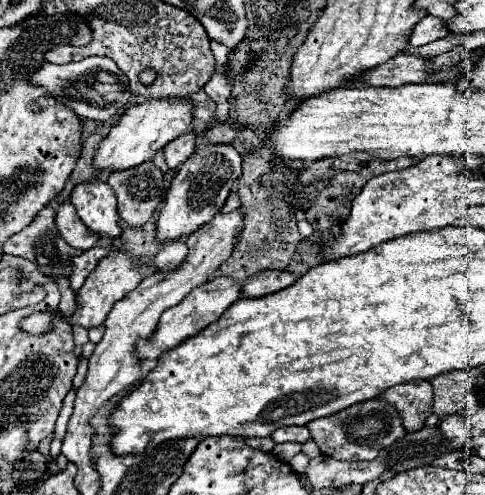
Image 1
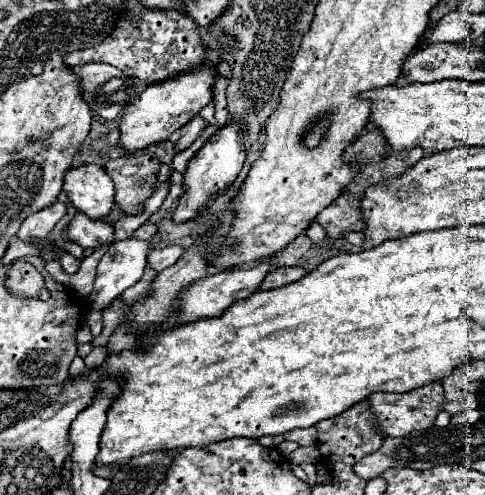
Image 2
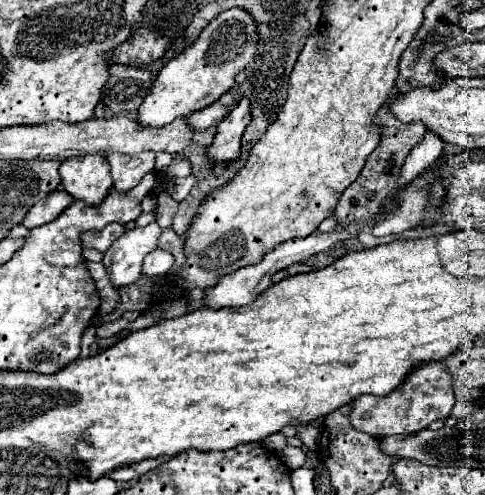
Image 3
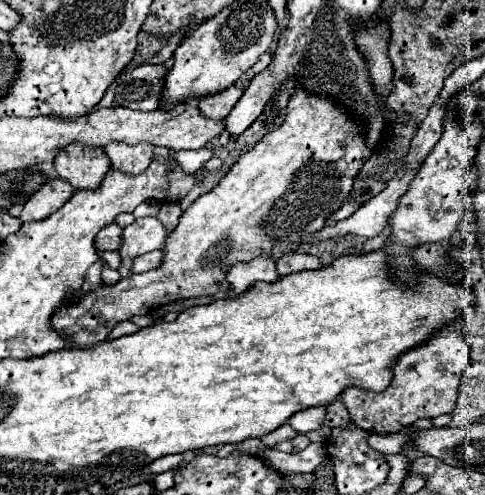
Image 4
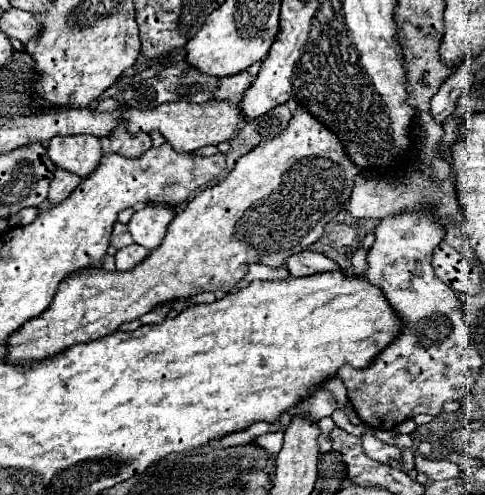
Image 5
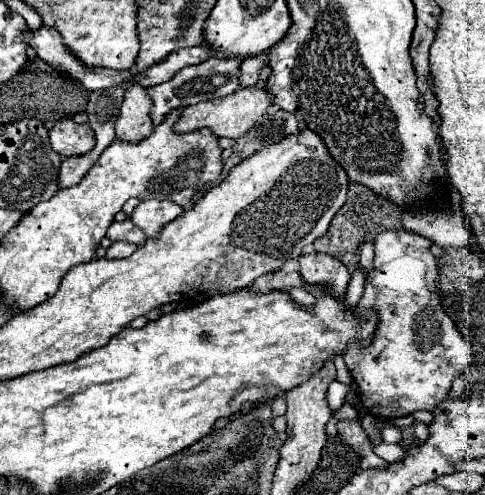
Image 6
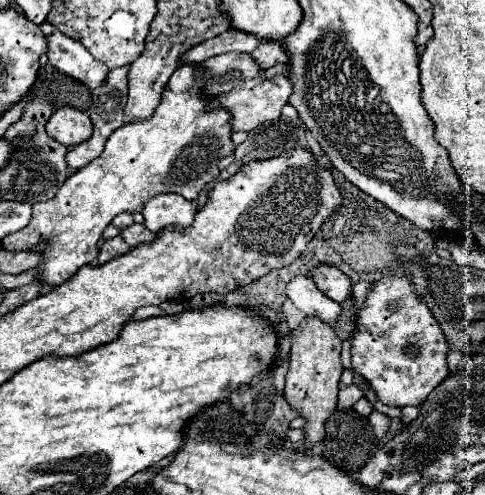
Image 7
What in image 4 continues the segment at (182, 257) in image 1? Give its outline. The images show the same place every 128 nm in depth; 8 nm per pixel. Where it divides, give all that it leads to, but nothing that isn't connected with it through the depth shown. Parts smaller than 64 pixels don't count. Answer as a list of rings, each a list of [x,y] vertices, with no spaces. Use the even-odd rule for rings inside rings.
[[[154,250],[154,252],[148,252],[144,256],[138,256],[134,260],[134,266],[132,266],[132,272],[148,272],[148,270],[154,270],[162,264],[162,258],[164,258],[164,252],[162,250]]]

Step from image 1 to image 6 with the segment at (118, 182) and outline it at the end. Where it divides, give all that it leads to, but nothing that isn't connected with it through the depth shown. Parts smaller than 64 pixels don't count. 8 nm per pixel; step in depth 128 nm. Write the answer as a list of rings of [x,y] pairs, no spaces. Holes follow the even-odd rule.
[[[130,84],[126,88],[124,102],[116,120],[116,138],[124,142],[140,142],[152,134],[152,118],[148,116],[148,94],[146,88]]]

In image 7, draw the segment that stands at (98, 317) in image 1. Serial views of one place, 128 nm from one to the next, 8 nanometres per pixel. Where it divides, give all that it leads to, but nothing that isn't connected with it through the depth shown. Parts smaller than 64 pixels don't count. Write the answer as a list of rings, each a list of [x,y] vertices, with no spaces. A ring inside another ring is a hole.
[[[160,194],[148,200],[142,210],[144,226],[152,232],[160,232],[166,226],[176,226],[182,230],[194,222],[194,214],[194,204],[176,194]]]

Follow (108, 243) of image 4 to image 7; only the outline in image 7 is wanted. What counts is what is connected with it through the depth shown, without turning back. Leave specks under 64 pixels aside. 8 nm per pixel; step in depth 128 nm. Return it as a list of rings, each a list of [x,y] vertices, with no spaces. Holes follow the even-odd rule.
[[[132,224],[132,226],[124,228],[124,230],[120,230],[120,236],[134,248],[138,244],[152,242],[154,232],[148,232],[148,228],[144,228],[144,224]]]

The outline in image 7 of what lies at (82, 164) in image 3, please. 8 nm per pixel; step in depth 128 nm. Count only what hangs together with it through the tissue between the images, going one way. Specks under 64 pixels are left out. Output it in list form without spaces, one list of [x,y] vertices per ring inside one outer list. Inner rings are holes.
[[[58,108],[46,124],[50,138],[64,146],[78,146],[92,136],[92,120],[76,108]]]

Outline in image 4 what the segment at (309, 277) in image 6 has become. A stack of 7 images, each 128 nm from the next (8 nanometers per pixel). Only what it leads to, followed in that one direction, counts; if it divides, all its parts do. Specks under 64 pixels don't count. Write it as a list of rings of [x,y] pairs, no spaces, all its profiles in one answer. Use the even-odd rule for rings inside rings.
[[[286,254],[282,256],[282,260],[278,260],[278,276],[288,276],[288,274],[294,274],[294,272],[300,272],[300,270],[318,270],[322,268],[320,260],[316,256],[310,256],[310,254]]]

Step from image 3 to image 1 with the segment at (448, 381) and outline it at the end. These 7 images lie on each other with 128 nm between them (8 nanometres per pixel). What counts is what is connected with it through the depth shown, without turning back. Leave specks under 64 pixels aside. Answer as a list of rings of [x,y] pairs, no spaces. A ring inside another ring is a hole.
[[[428,380],[392,386],[382,394],[382,398],[396,406],[408,432],[420,430],[424,420],[432,414],[432,386]]]

